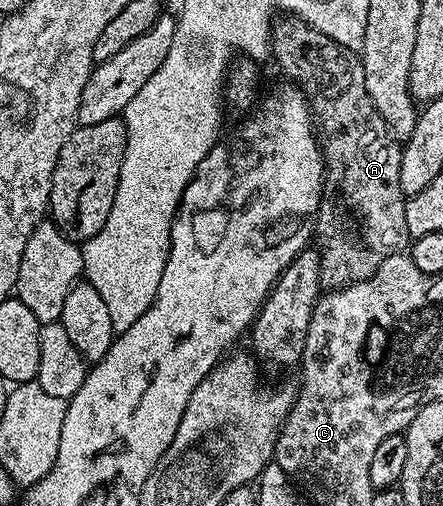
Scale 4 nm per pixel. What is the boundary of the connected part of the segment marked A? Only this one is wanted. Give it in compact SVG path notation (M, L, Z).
M279 17L271 28L271 50L286 78L303 91L311 107L317 128L319 145L323 149L323 200L315 214L314 238L320 255L320 285L324 292L339 291L342 287L365 281L391 255L400 254L408 246L409 236L405 225L407 199L401 189L399 166L401 151L388 131L381 113L365 89L363 60L345 45L337 45L325 33L317 33L305 21L294 17Z

